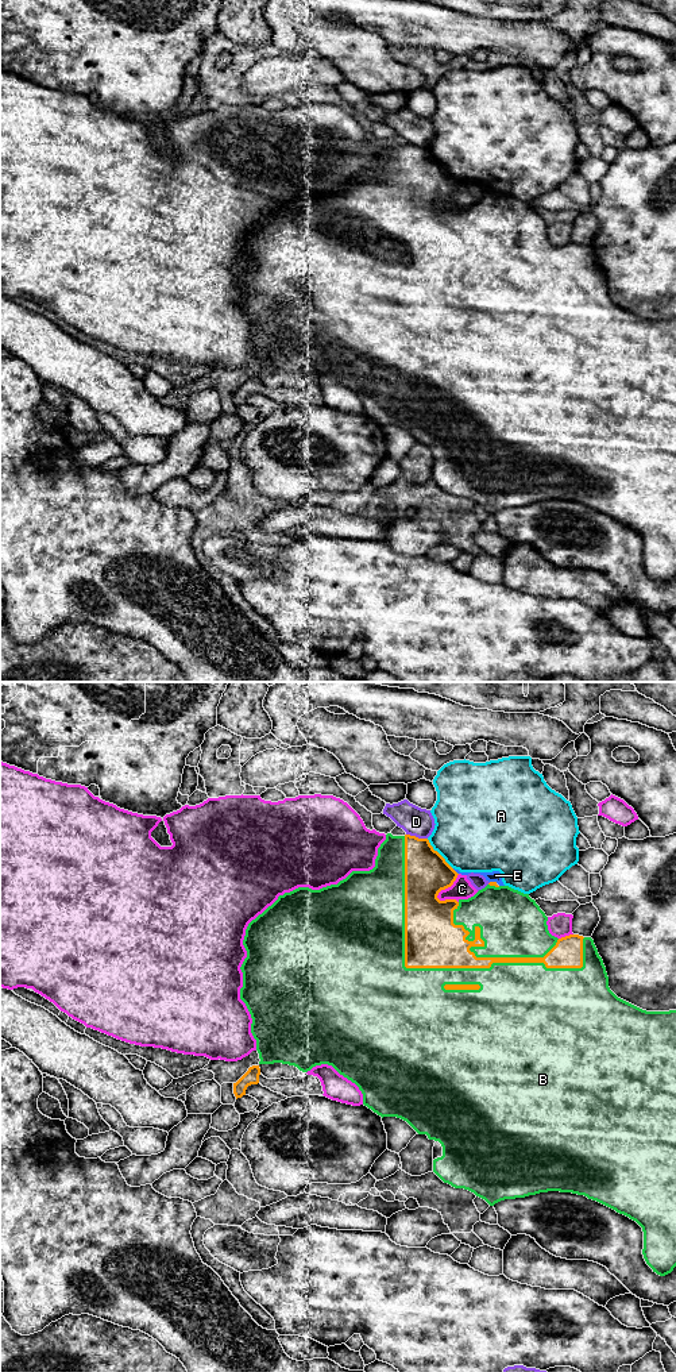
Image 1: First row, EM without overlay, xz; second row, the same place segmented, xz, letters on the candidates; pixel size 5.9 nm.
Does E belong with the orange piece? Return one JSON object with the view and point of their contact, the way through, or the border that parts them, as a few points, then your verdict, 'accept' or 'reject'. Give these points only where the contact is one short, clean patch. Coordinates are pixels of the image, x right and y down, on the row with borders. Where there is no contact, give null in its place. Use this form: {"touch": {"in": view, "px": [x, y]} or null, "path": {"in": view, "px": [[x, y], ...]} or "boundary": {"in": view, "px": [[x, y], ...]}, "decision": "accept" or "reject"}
{"touch": {"in": "xz", "px": [494, 882]}, "decision": "reject"}

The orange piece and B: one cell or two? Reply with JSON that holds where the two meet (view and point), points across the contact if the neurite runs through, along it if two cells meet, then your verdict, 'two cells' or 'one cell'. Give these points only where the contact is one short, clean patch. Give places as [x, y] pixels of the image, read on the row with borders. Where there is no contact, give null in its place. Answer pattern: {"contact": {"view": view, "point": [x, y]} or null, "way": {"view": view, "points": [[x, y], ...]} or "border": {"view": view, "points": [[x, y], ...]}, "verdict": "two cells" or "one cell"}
{"contact": {"view": "xz", "point": [429, 967]}, "verdict": "one cell"}

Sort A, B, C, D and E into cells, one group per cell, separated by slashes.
A E / B / C / D

